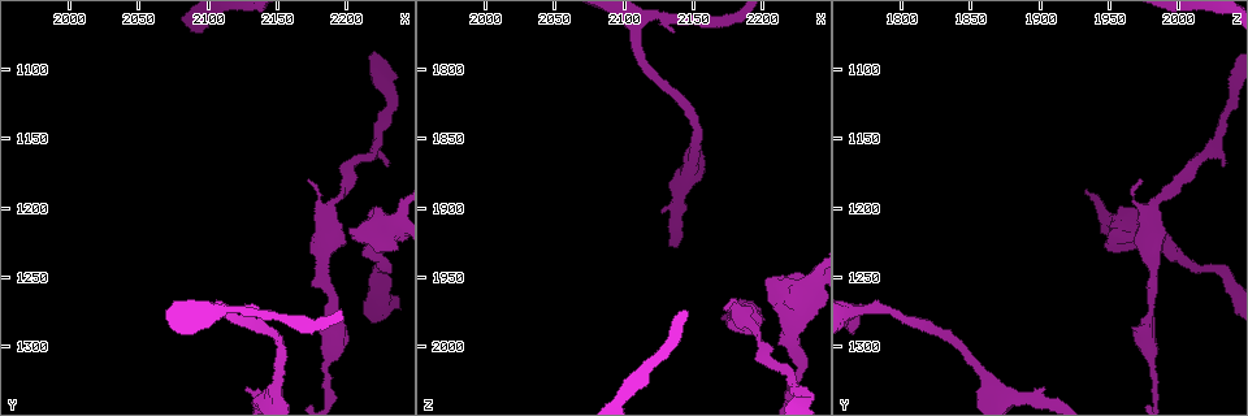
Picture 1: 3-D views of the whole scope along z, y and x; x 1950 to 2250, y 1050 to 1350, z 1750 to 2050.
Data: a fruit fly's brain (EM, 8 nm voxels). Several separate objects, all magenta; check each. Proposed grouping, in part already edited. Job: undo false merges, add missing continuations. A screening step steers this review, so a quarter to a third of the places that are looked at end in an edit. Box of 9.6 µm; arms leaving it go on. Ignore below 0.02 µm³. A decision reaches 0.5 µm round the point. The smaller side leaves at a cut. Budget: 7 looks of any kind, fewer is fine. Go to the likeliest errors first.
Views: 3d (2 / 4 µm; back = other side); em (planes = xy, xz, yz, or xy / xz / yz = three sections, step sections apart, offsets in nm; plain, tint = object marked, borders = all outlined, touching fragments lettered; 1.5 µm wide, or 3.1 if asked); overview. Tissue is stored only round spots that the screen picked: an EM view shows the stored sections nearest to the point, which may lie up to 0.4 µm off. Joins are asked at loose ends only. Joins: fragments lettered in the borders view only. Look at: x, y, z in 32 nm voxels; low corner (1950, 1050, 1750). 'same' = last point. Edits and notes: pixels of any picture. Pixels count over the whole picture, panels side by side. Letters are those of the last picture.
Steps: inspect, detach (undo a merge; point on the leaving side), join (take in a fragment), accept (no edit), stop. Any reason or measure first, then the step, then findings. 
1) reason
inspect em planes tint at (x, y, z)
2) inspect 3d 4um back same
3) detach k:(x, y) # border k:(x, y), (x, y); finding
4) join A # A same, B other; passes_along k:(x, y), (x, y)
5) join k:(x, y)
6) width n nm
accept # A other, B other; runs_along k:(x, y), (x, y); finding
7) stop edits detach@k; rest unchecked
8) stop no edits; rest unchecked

free end
inspect 3d 4um at (2230, 1170, 2032)

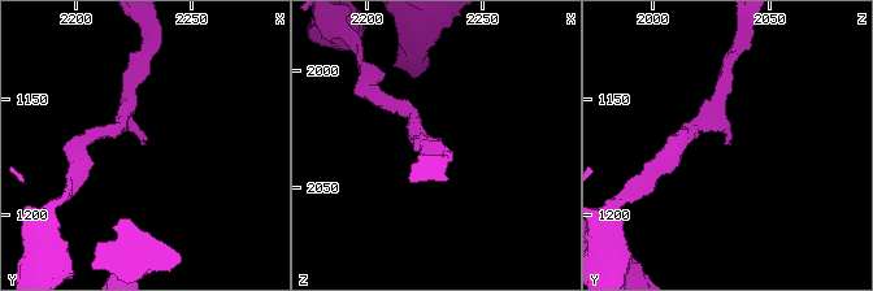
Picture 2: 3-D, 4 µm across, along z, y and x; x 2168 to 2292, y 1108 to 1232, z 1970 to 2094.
need the tissue
inspect em planes borders at (2231, 1169, 2031)

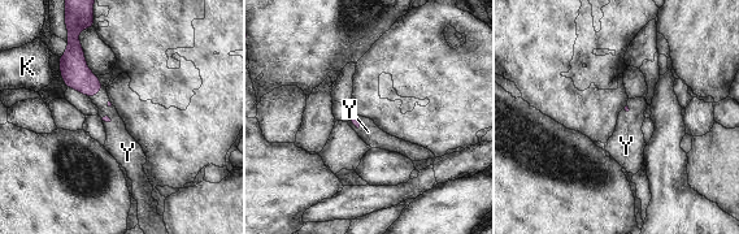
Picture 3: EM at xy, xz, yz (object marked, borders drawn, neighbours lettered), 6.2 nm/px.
join 3:(116, 128) # K other, Y same; passes_along 3:(74, 72), (96, 92), (116, 128); it goes on there

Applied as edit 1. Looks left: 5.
see it whole again
inspect overview

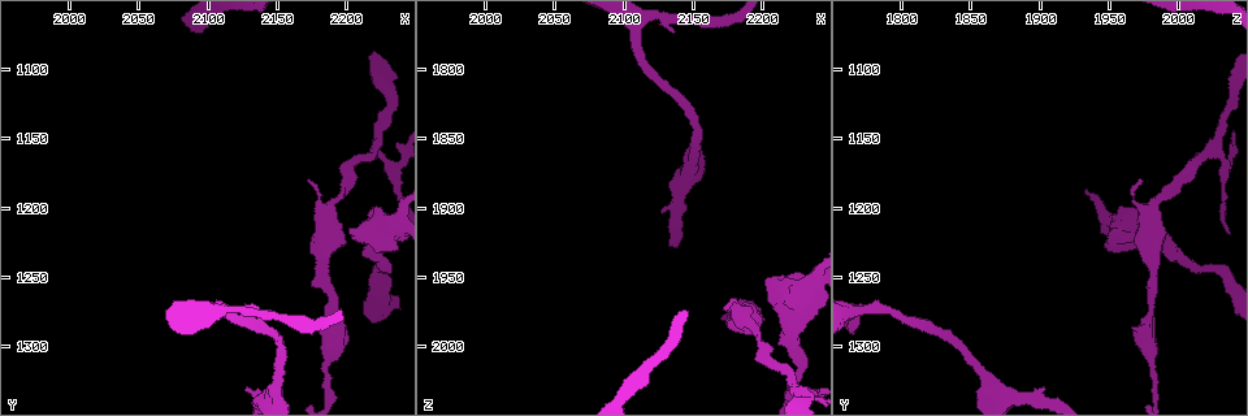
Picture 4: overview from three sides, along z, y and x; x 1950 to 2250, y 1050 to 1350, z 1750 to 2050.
calibre changes
inspect em planes borders at (2184, 1228, 1980)

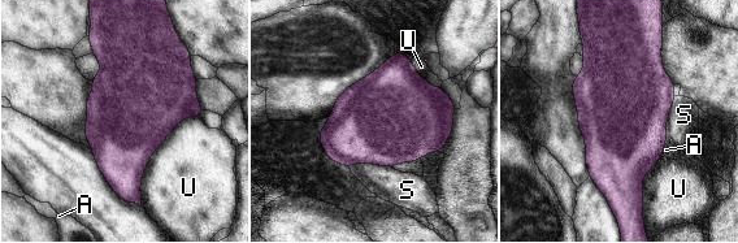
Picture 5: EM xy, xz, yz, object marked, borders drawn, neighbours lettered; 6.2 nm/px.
accept # A other, S other, U other; border 5:(199, 117), (151, 153), (142, 205); one cell here

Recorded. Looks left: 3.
calibre changes
inspect 3d 4um at (2226, 1242, 2020)

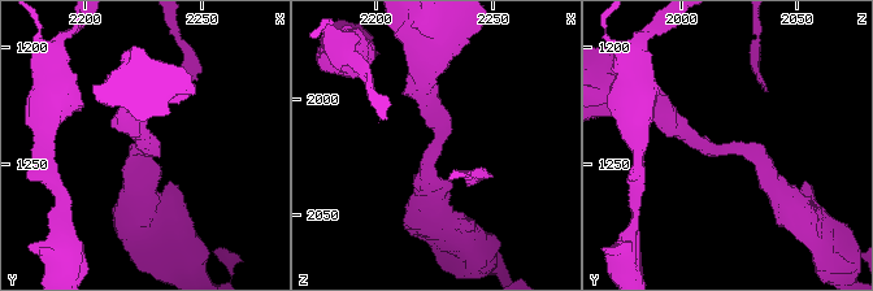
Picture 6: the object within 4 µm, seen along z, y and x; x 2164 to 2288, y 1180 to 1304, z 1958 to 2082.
arm_widths 280, 320 nm
inspect em planes borders at (2228, 1244, 2022)

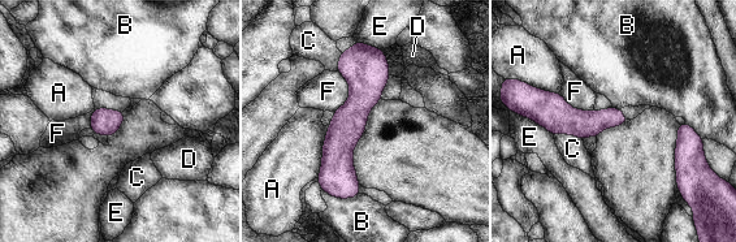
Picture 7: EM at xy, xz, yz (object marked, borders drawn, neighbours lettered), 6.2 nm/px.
width 160 nm
accept # A other, B other, C other, D other, E other, F other; one cell here

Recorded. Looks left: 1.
stop edits join@3; rest unchecked

